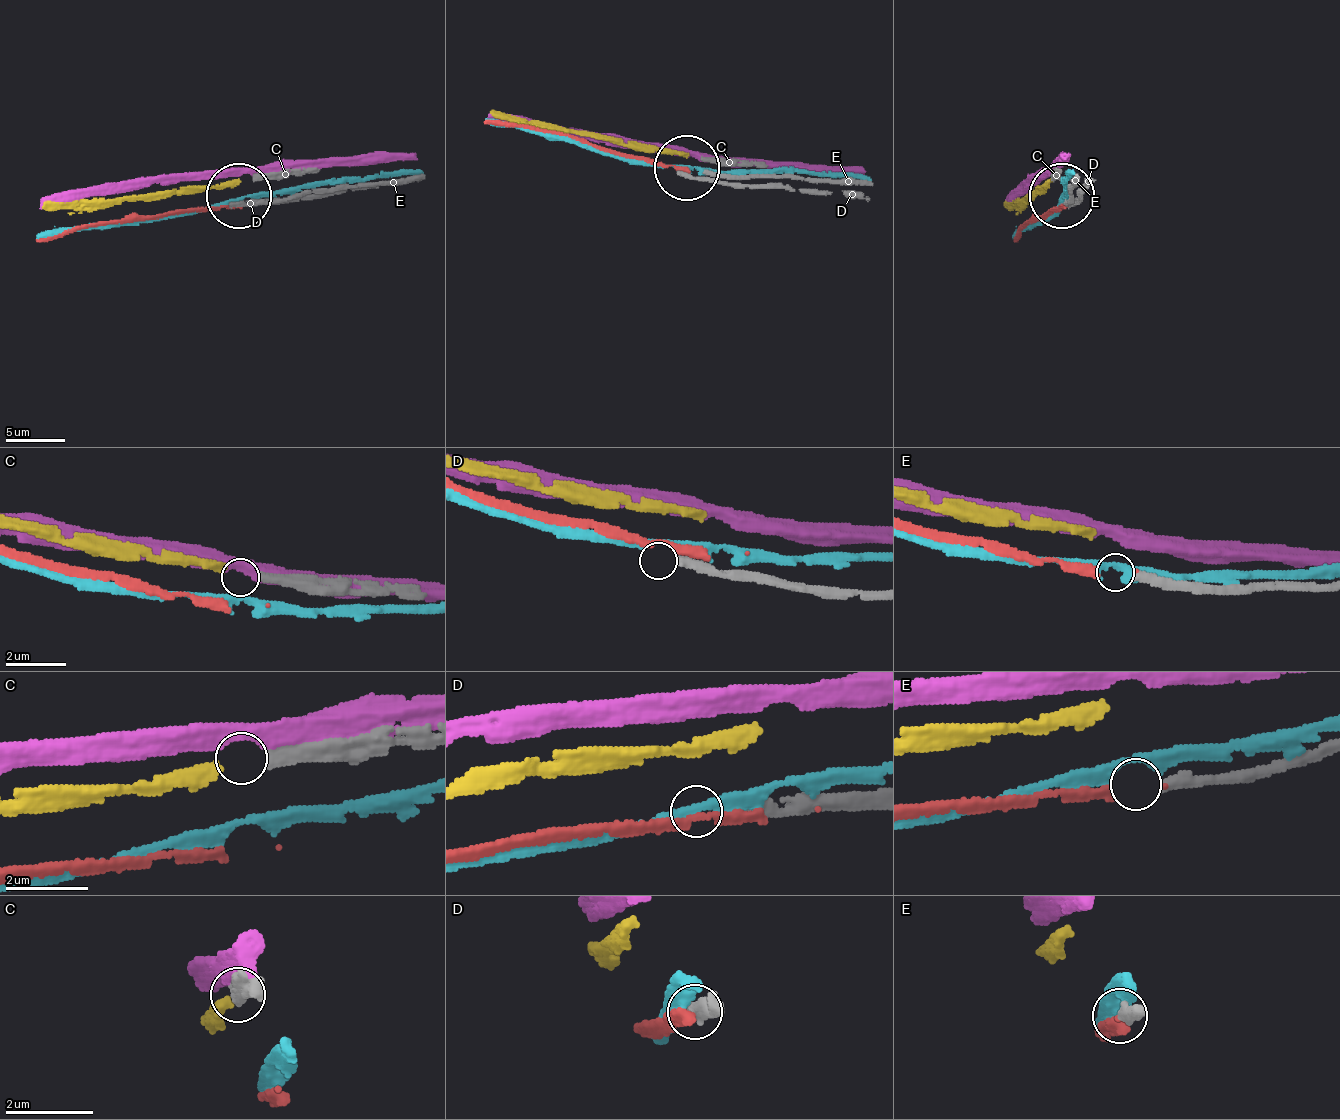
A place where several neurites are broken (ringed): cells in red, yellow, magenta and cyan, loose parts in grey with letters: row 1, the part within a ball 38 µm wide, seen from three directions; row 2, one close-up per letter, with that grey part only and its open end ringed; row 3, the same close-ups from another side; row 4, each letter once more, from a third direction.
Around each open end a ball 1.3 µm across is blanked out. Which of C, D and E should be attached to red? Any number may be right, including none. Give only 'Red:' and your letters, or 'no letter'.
Red: E

